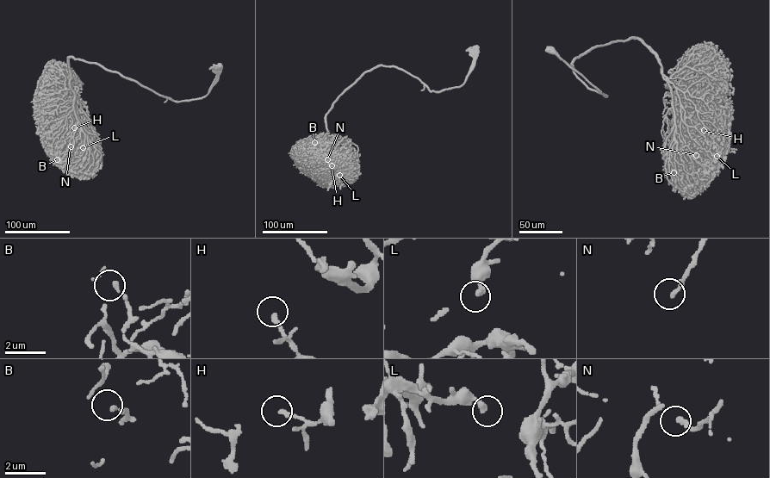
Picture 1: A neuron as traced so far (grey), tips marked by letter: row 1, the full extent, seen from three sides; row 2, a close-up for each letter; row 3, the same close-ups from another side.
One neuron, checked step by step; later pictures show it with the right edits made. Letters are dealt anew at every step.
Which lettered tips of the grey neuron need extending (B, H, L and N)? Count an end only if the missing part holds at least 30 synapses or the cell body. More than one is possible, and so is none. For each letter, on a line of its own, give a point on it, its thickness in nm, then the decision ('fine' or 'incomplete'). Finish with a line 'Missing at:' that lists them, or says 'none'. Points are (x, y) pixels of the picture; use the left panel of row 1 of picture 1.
B: place (57, 159); calibre 200 nm; fine
H: place (74, 127); calibre 200 nm; fine
L: place (83, 147); calibre 280 nm; fine
N: place (71, 146); calibre 240 nm; incomplete
Missing at: N

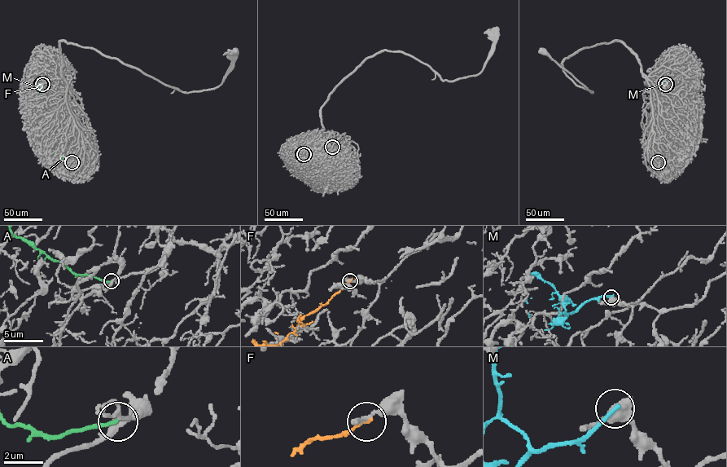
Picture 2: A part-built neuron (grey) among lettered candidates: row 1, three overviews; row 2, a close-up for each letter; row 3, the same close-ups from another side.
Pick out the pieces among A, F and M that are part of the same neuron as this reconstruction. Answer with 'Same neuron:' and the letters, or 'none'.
Same neuron: none

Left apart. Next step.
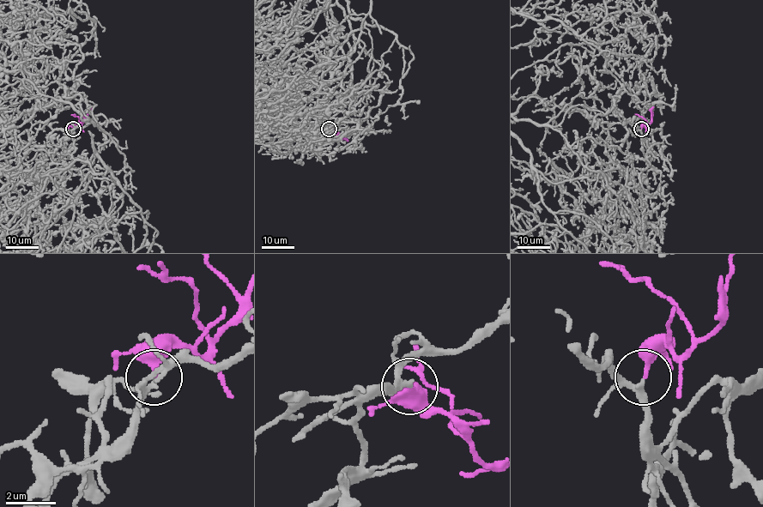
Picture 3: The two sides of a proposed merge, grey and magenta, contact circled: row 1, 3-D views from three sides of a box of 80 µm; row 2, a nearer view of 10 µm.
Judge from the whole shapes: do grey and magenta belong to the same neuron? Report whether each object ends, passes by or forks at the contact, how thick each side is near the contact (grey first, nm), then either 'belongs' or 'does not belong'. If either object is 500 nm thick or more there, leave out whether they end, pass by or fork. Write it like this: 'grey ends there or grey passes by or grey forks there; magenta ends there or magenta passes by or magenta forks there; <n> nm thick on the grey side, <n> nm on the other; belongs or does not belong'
grey passes by; magenta ends there; 190 nm thick on the grey side, 280 nm on the other; belongs

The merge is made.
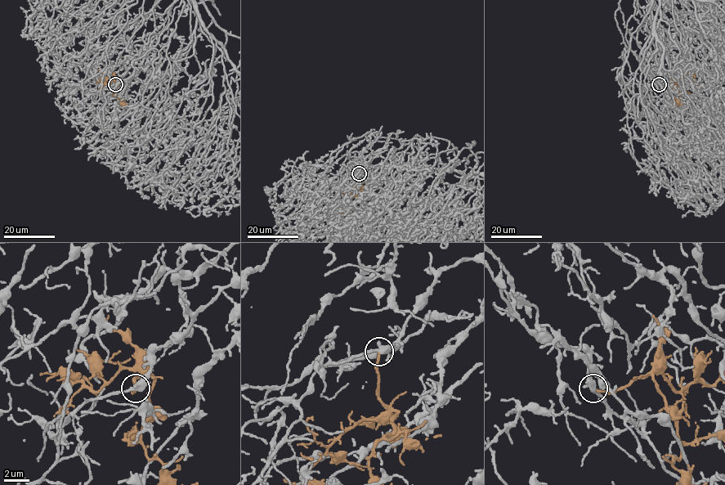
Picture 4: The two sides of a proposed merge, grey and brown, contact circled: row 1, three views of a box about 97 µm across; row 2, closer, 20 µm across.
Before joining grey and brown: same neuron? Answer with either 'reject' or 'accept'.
reject

